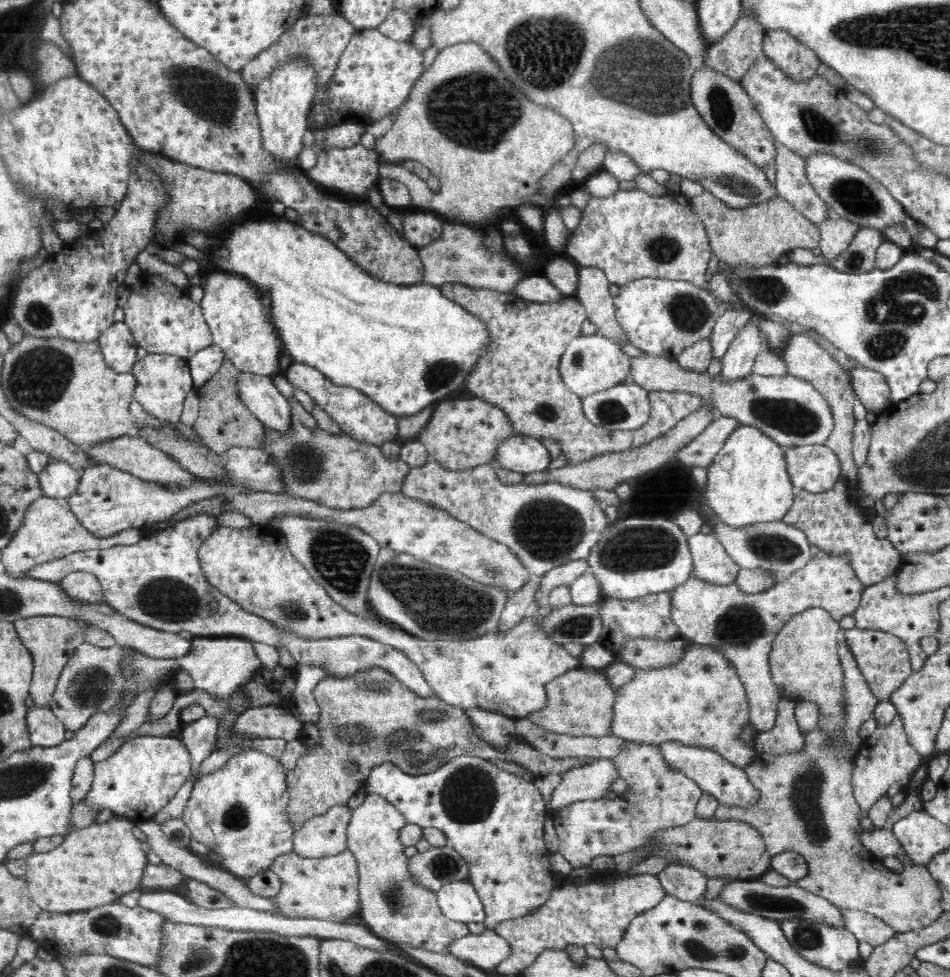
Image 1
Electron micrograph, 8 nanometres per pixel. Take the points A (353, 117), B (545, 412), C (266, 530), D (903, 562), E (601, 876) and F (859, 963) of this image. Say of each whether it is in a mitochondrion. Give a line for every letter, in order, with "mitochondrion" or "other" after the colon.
A: other
B: mitochondrion
C: other
D: other
E: other
F: other

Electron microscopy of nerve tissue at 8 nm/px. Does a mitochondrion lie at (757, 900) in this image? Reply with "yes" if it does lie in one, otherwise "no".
yes

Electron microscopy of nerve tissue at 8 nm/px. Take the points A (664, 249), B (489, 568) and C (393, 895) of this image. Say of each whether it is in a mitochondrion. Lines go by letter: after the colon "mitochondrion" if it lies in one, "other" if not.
A: mitochondrion
B: mitochondrion
C: mitochondrion

